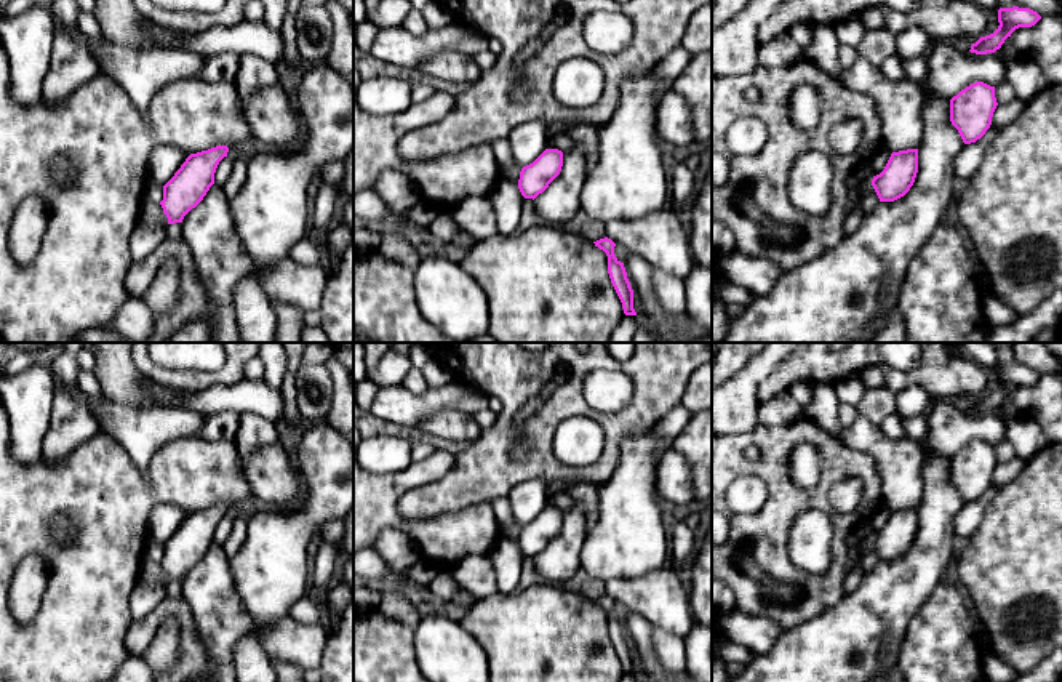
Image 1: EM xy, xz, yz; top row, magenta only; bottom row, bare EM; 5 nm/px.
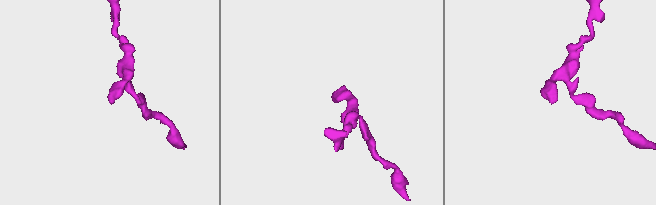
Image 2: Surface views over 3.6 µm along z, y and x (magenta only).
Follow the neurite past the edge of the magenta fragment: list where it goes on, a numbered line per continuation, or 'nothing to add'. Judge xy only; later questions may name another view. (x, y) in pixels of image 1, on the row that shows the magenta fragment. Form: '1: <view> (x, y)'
1: xy (173, 231)

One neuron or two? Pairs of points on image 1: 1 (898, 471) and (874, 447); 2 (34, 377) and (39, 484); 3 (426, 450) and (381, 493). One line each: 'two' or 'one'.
1: one
2: two
3: two

